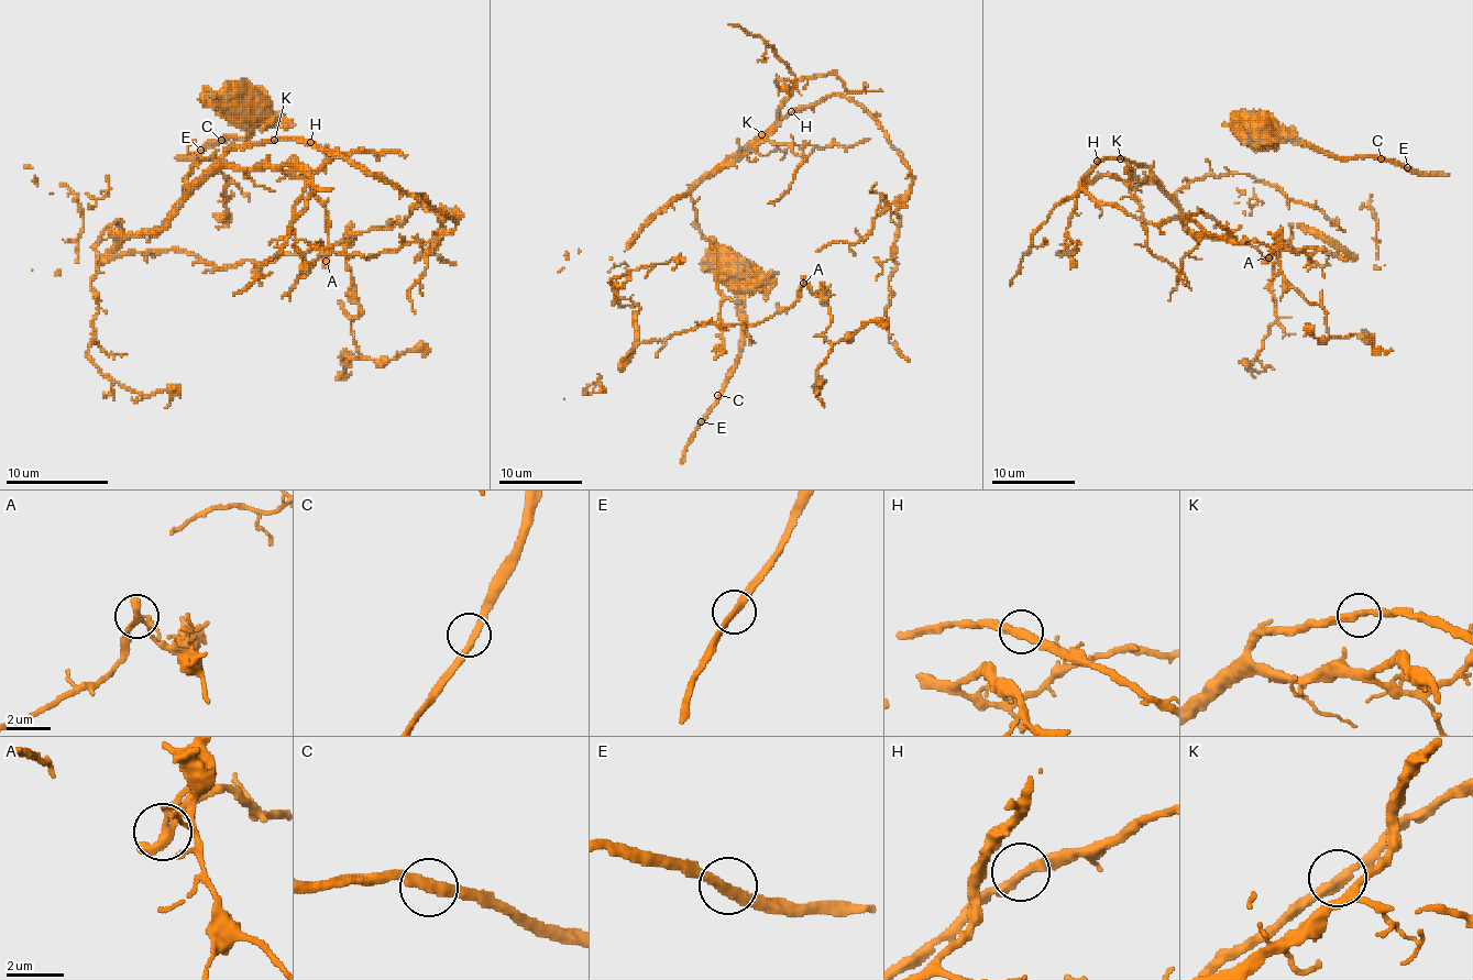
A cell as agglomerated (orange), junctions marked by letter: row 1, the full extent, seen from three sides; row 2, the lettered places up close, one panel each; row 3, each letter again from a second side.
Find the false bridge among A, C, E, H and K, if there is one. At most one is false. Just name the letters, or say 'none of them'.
A

